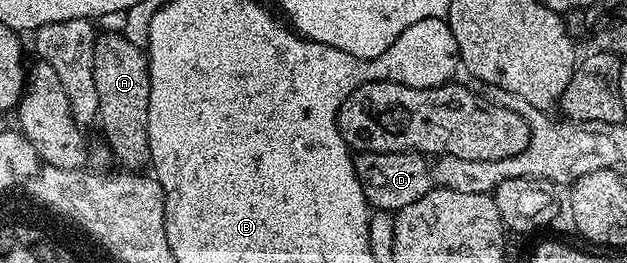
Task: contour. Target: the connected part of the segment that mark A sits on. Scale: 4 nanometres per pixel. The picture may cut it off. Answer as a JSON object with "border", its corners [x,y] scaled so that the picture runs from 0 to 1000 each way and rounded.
{"border":[[[159,122],[148,179],[148,316],[155,316],[155,392],[158,395],[156,471],[164,471],[164,521],[177,563],[177,582],[203,650],[228,650],[236,639],[238,589],[238,255],[233,198],[214,171],[195,122]]]}

